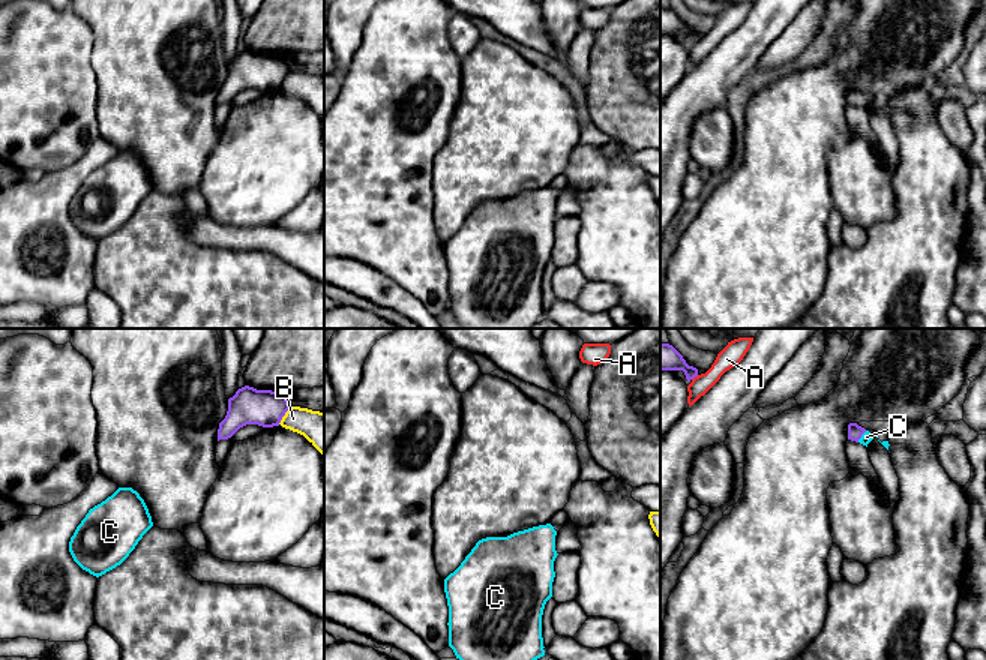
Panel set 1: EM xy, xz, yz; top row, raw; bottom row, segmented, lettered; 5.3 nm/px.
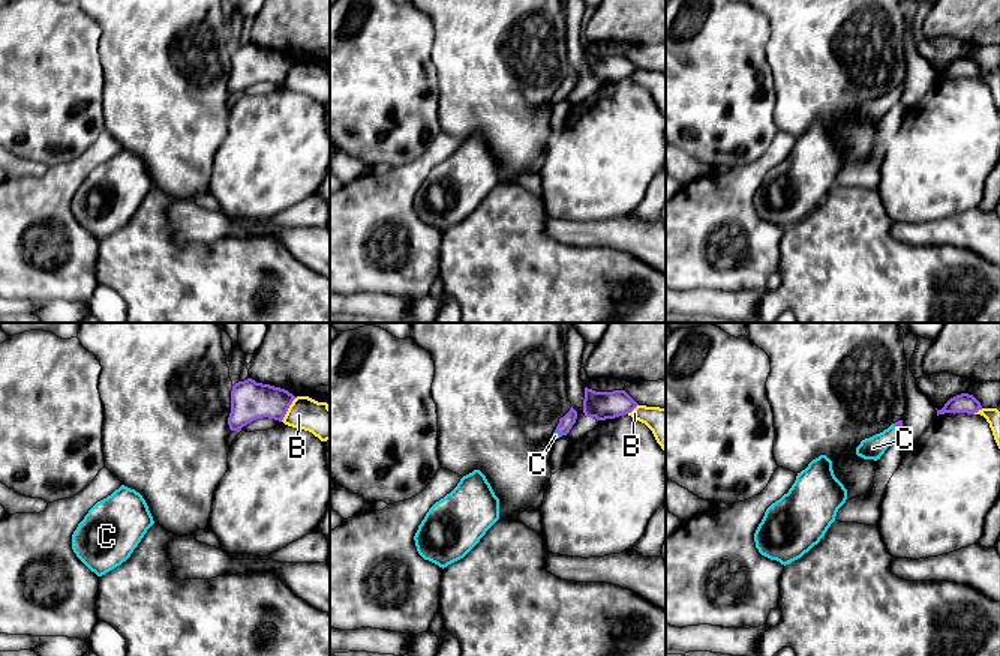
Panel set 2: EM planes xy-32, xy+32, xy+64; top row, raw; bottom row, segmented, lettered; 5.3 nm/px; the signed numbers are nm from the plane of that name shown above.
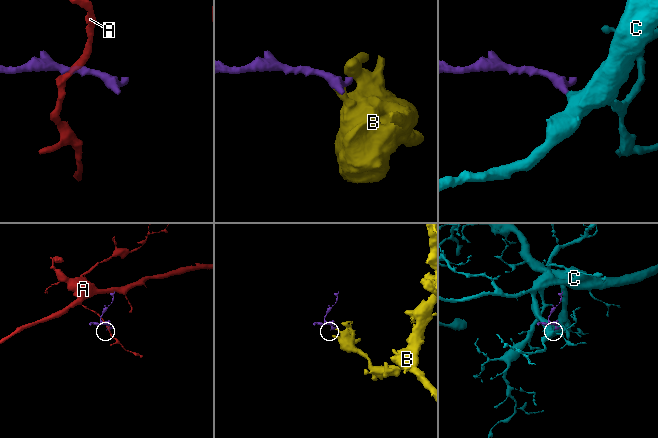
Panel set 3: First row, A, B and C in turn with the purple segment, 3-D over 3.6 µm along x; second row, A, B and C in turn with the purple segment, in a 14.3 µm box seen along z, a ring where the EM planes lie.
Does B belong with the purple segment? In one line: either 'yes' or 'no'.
no

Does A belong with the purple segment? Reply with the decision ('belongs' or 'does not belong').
does not belong

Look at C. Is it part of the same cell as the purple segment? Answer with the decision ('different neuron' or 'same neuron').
same neuron

